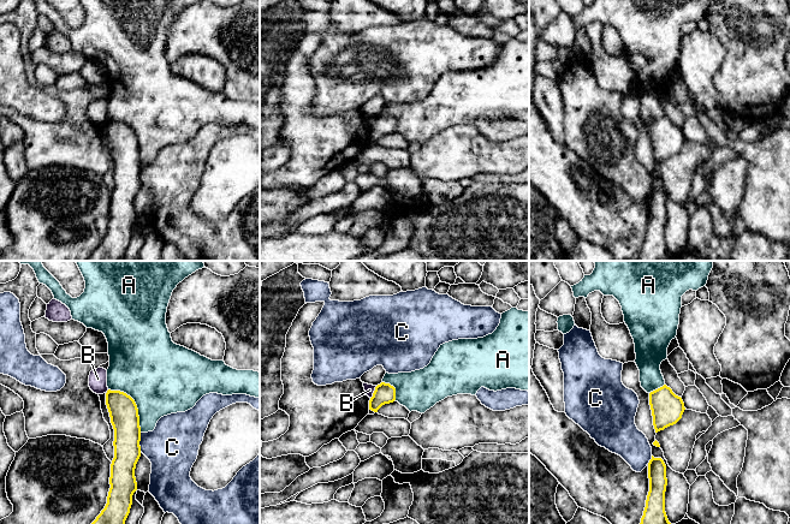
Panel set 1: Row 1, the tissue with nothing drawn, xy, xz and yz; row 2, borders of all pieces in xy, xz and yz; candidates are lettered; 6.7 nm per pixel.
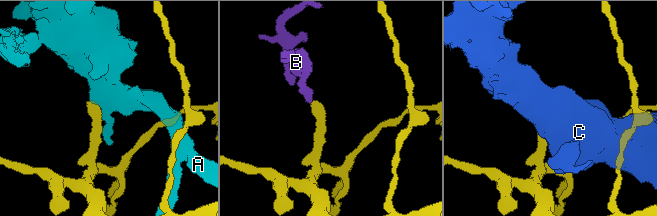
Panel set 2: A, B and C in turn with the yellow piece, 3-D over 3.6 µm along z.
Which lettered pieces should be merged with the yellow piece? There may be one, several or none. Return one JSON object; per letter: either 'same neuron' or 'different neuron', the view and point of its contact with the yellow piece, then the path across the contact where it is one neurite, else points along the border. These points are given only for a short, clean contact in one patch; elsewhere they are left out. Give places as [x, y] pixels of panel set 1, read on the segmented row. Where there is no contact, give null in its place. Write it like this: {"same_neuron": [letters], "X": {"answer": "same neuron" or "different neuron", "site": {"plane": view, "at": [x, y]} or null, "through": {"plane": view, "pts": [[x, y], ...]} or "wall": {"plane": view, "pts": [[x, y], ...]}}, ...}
{"same_neuron": [], "A": {"answer": "different neuron", "site": {"plane": "xy", "at": [135, 404]}}, "B": {"answer": "different neuron", "site": {"plane": "xz", "at": [374, 392]}, "wall": {"plane": "xz", "pts": [[376, 386], [370, 398]]}}, "C": {"answer": "different neuron", "site": {"plane": "xy", "at": [138, 442]}}}

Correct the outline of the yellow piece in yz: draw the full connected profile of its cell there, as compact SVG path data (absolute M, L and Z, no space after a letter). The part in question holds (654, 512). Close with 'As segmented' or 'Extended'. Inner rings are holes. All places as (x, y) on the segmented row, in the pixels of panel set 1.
M661 458L648 463L649 492L640 524L671 524L665 512L665 492L667 486L666 465Z. As segmented

